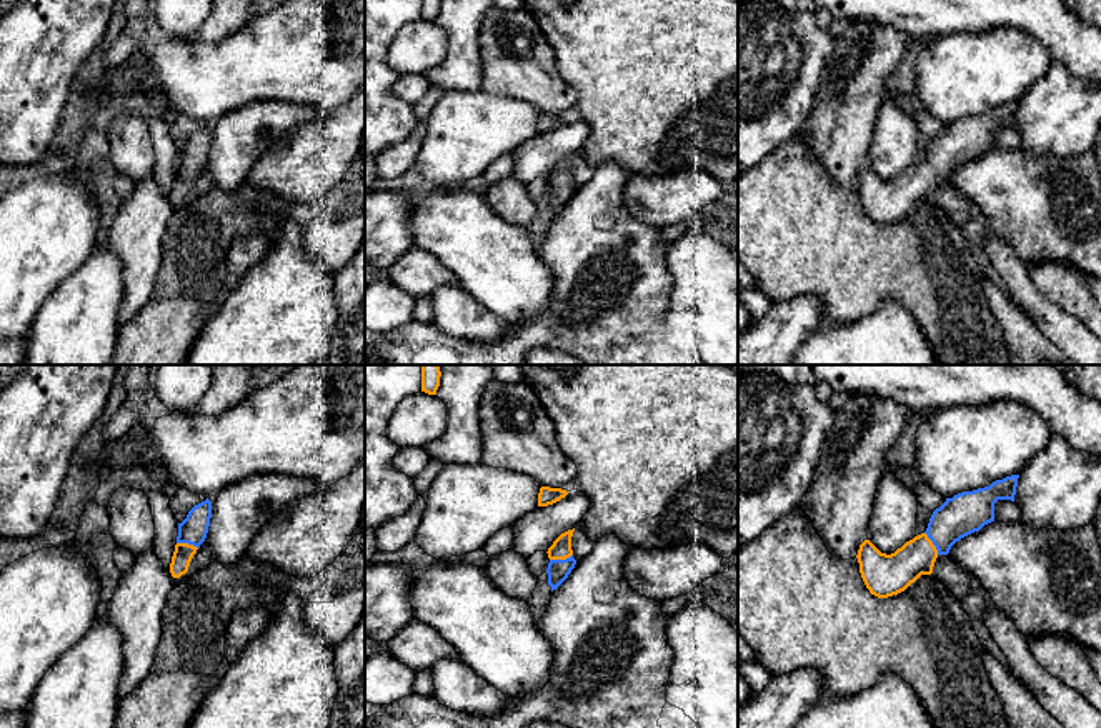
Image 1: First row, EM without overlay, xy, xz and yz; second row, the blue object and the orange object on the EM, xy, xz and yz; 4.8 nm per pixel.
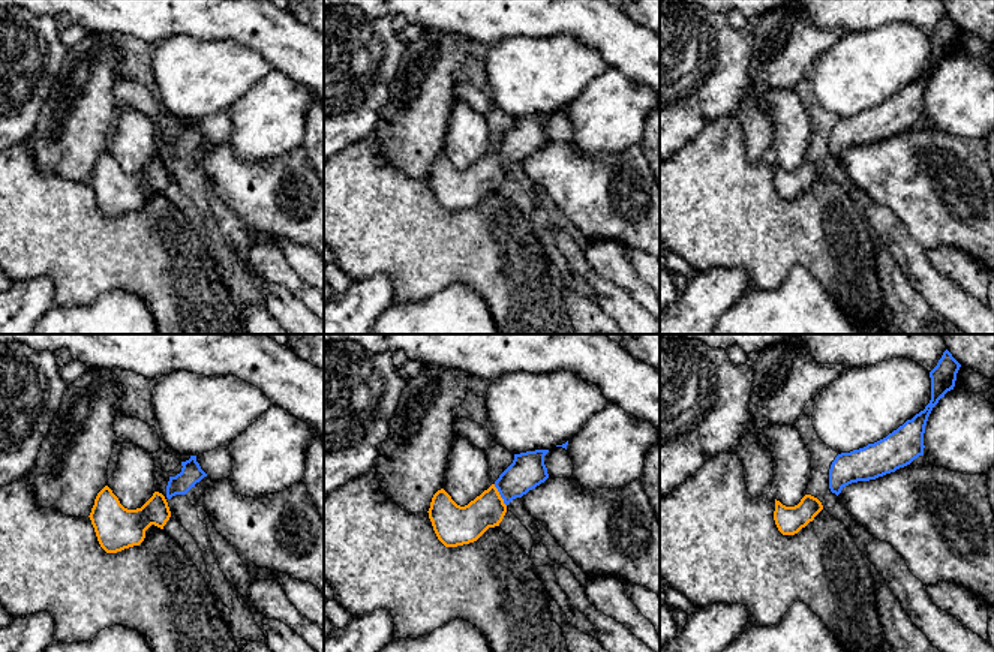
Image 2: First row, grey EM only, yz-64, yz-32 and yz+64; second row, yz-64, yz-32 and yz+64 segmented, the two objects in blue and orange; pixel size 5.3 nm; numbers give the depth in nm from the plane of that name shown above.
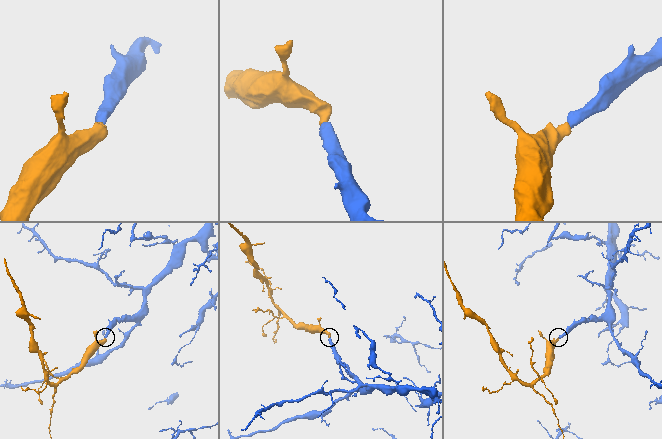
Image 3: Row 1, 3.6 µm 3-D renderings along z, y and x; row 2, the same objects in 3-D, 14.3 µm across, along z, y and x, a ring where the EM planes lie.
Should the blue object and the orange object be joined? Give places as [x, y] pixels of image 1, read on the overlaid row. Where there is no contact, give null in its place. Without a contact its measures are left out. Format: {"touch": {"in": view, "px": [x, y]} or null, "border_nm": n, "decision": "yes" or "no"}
{"touch": {"in": "xz", "px": [560, 560]}, "border_nm": 120, "decision": "yes"}

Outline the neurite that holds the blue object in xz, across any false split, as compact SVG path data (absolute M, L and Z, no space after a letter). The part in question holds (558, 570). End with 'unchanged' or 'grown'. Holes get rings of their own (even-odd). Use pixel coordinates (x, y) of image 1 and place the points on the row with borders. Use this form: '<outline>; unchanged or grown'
M575 528L561 533L546 551L550 558L546 573L551 591L556 590L568 578L576 565L571 550L573 531Z; grown

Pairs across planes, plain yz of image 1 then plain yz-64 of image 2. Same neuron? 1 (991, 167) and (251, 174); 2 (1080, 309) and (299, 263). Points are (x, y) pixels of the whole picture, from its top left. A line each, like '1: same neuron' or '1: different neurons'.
1: same neuron
2: different neurons

